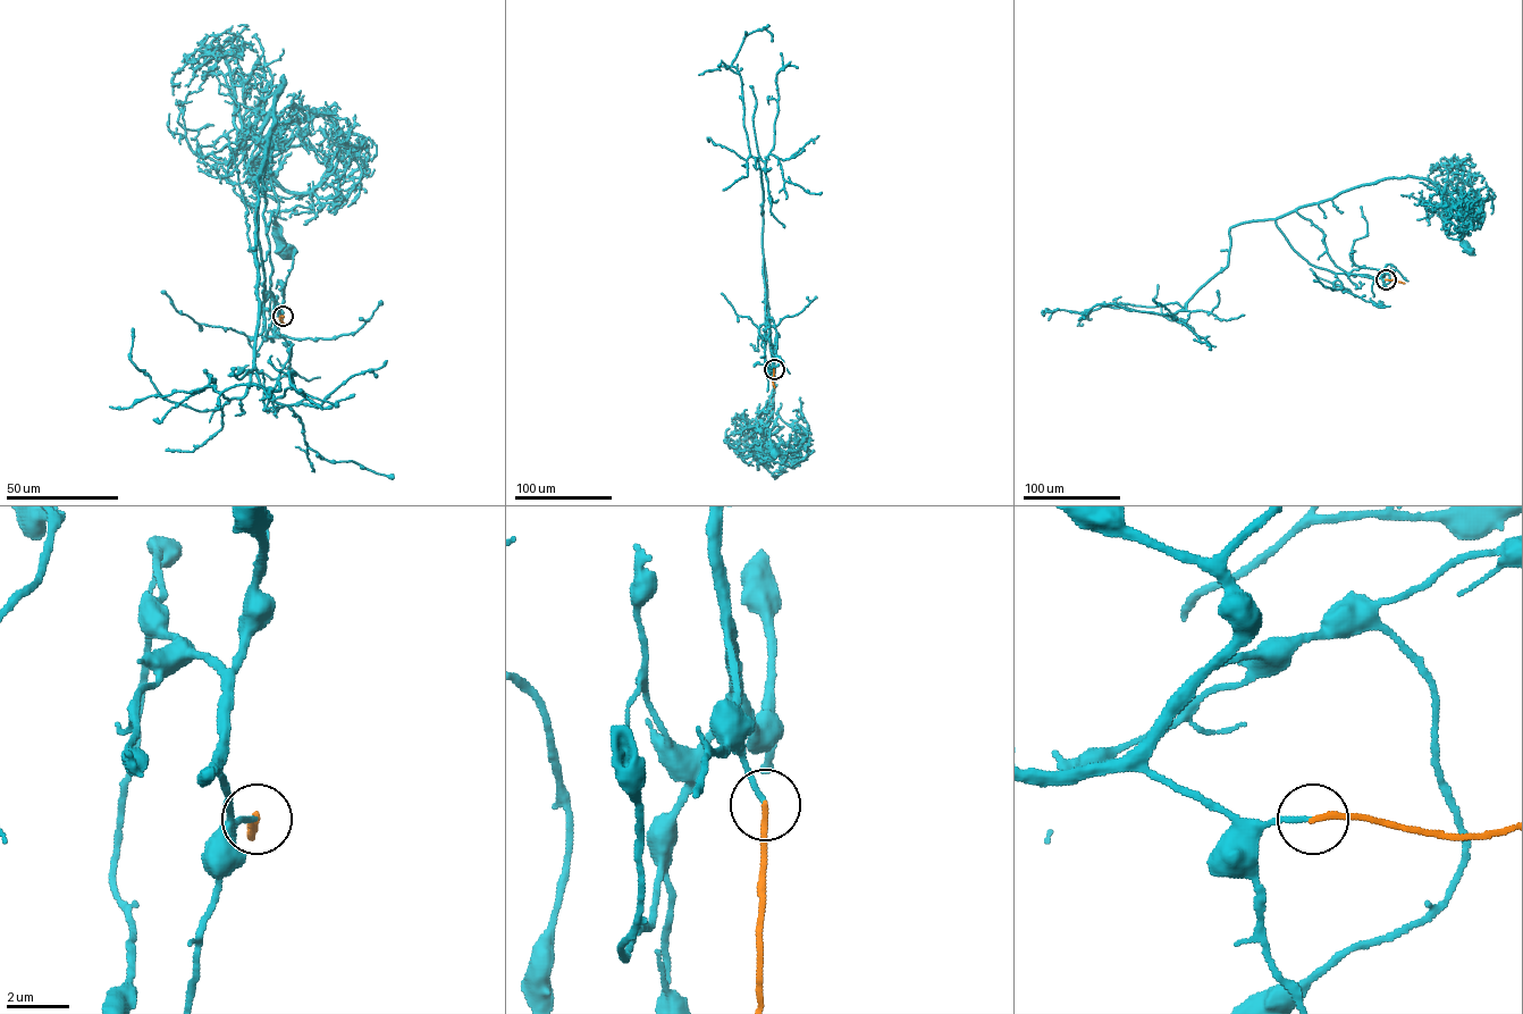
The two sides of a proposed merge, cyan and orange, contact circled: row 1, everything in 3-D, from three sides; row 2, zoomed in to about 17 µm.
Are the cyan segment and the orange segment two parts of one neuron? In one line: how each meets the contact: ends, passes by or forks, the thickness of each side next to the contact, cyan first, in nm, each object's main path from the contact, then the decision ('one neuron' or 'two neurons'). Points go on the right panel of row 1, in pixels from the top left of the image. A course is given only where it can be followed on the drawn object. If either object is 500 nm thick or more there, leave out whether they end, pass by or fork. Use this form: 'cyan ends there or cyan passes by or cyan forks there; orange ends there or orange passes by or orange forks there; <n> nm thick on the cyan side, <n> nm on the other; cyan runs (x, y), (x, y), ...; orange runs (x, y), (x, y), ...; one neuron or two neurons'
cyan ends there; orange ends there; 150 nm thick on the cyan side, 190 nm on the other; cyan runs (1386, 279), (1337, 267), (1323, 233), (1296, 210), (1386, 178), (1424, 177), (1445, 200), (1446, 234), (1471, 251); orange runs (1386, 279), (1404, 283); one neuron

